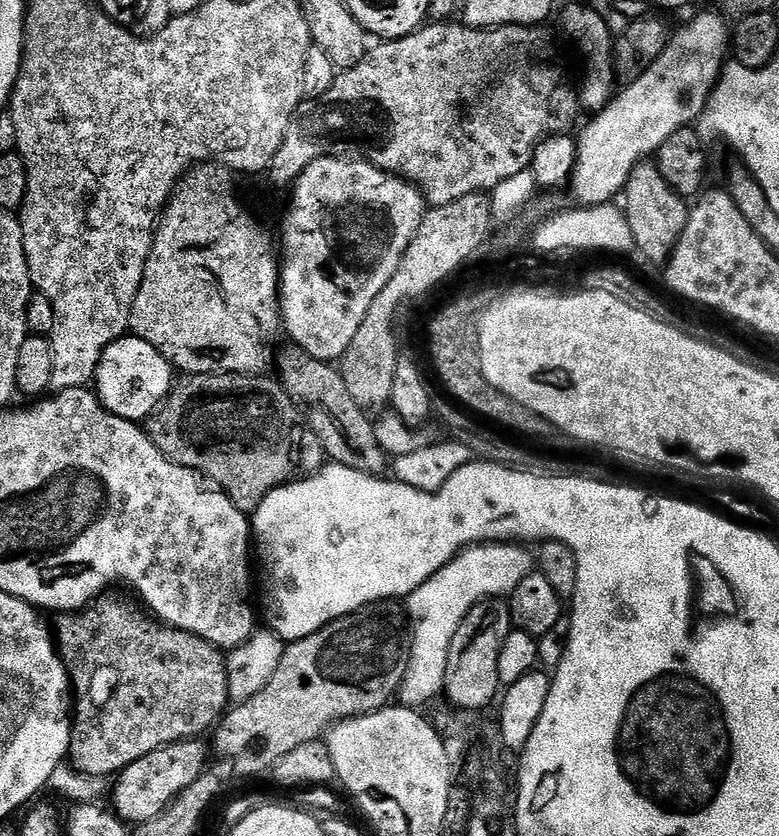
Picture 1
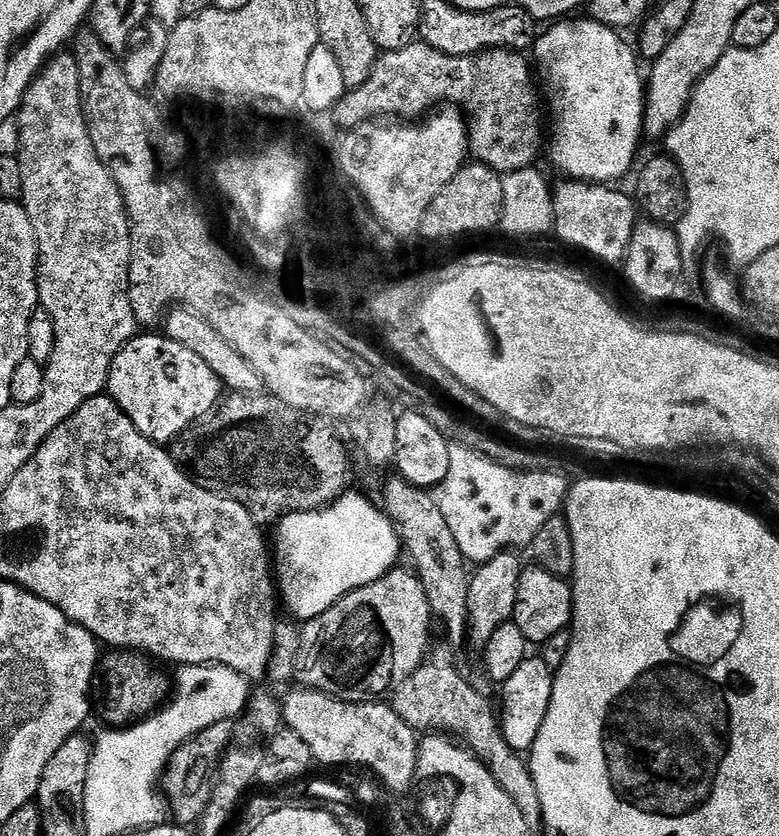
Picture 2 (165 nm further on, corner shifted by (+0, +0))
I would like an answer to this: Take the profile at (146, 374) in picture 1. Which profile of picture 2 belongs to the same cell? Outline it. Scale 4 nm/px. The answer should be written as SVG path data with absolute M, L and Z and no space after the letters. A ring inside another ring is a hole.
M137 334L125 344L124 349L112 358L106 392L147 440L161 446L171 445L176 437L188 431L201 418L207 417L222 399L222 385L214 370L210 370L210 366L206 366L206 362L202 362L198 354L186 350L186 346L169 340L163 334Z

